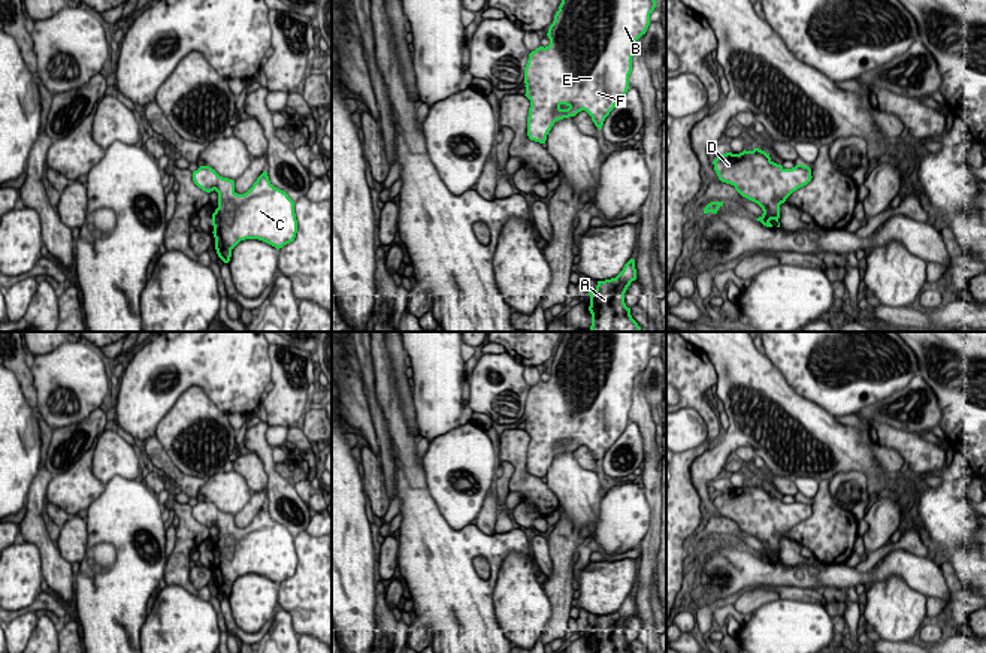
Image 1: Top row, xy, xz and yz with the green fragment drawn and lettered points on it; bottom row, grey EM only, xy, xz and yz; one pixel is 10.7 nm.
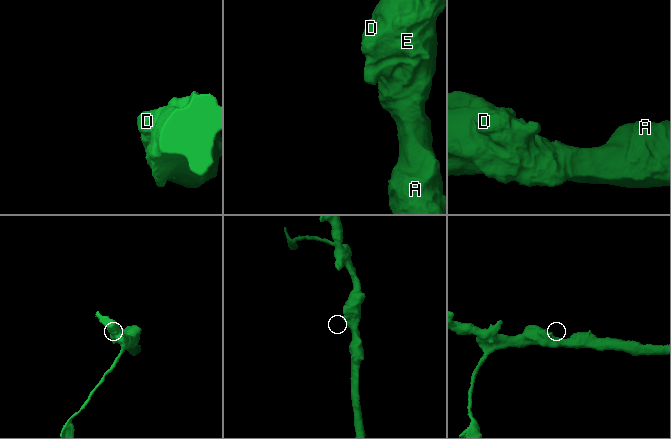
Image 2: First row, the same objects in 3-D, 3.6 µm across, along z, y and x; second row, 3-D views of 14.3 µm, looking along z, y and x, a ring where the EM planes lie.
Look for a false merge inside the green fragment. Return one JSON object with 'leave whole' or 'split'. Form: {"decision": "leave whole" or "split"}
{"decision": "leave whole"}

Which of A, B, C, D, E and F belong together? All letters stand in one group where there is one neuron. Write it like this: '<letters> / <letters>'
A B C D E F

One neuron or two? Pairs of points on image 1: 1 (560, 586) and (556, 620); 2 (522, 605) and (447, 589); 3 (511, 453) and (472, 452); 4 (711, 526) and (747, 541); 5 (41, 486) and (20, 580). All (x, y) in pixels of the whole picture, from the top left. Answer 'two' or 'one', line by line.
1: one
2: two
3: two
4: one
5: two

